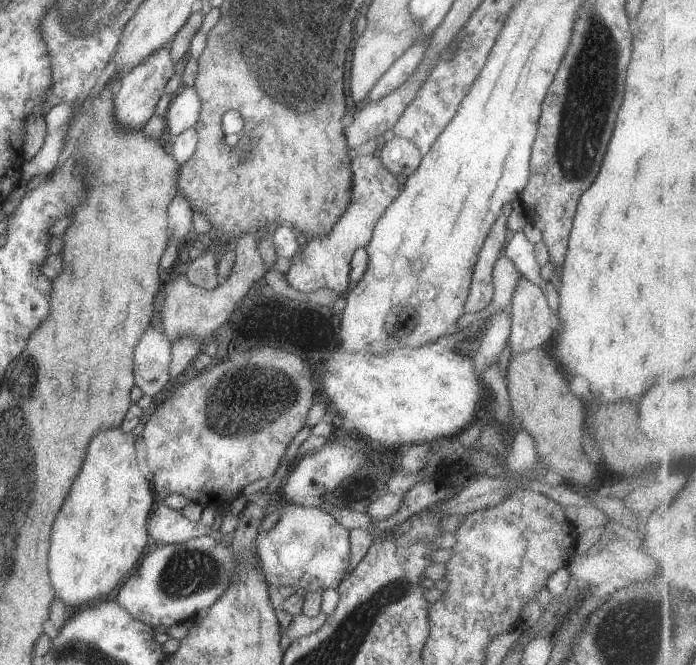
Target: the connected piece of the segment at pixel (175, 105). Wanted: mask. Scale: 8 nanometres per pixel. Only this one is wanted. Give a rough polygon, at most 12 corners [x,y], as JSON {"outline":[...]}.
{"outline":[[185,87],[164,113],[173,139],[194,127],[202,100]]}

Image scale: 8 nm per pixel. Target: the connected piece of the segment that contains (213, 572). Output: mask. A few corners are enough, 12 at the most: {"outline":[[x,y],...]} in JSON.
{"outline":[[212,537],[159,544],[116,601],[150,626],[195,620],[237,571]]}

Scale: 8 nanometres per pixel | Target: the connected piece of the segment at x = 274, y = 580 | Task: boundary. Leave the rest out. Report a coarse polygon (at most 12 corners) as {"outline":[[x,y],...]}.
{"outline":[[289,502],[261,531],[269,587],[337,590],[349,531]]}

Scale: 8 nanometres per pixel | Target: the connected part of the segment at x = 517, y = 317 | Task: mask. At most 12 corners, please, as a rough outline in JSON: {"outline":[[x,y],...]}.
{"outline":[[525,277],[511,301],[510,358],[555,330],[544,292]]}

